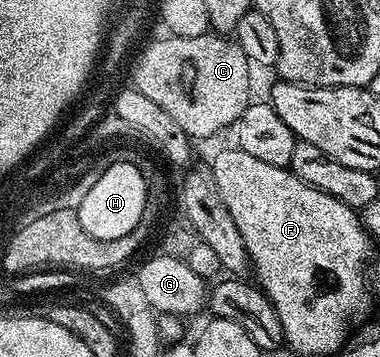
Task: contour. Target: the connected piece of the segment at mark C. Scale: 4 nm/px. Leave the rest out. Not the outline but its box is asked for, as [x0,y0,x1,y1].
[132,32,251,139]

